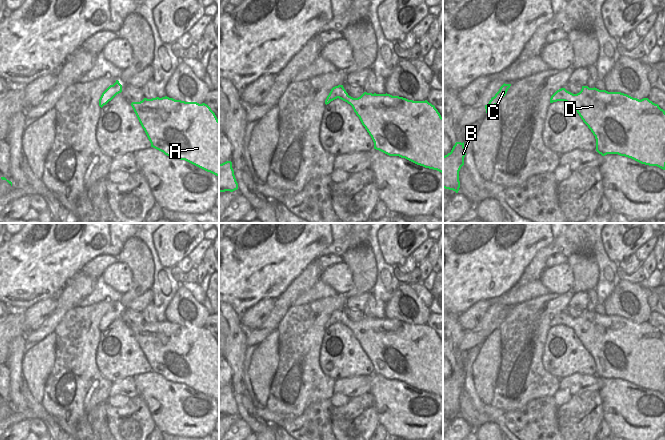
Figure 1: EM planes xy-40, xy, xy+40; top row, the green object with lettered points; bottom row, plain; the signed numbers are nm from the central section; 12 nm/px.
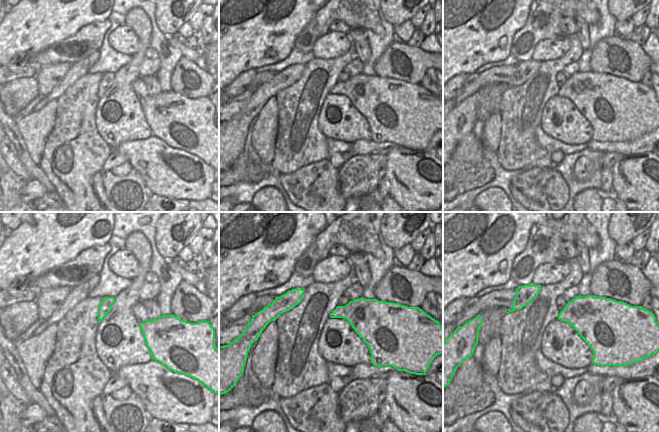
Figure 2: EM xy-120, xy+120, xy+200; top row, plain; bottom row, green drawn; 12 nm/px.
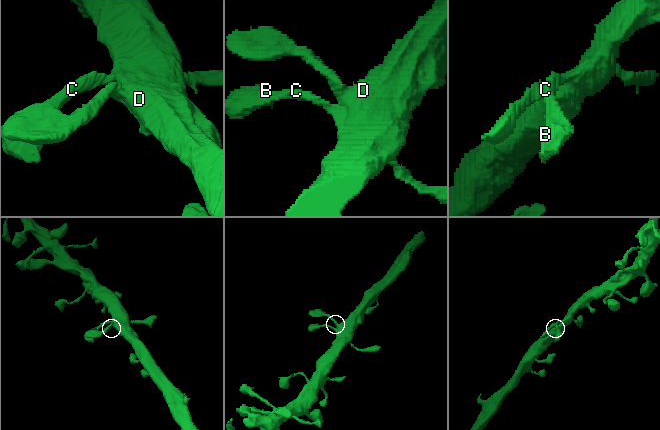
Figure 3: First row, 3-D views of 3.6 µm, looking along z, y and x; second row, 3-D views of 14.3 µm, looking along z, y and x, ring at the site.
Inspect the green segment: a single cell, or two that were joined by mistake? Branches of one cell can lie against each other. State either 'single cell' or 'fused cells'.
single cell

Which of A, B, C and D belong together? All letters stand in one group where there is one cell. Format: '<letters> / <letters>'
A B C D

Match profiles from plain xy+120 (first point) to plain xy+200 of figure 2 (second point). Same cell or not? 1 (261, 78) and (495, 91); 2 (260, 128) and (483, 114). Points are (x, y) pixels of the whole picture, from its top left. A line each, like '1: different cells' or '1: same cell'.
1: different cells
2: different cells

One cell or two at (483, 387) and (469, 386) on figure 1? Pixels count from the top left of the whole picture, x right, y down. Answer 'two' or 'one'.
two

